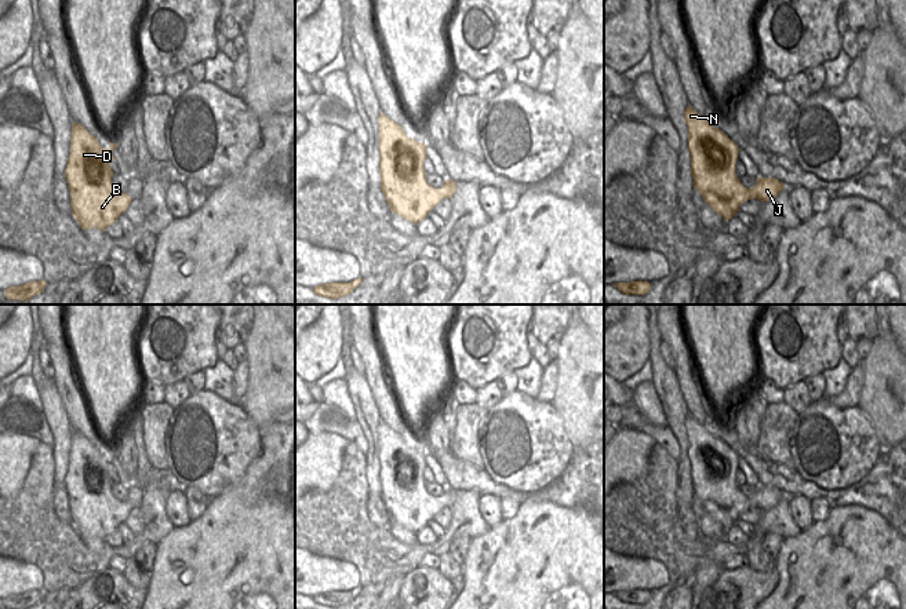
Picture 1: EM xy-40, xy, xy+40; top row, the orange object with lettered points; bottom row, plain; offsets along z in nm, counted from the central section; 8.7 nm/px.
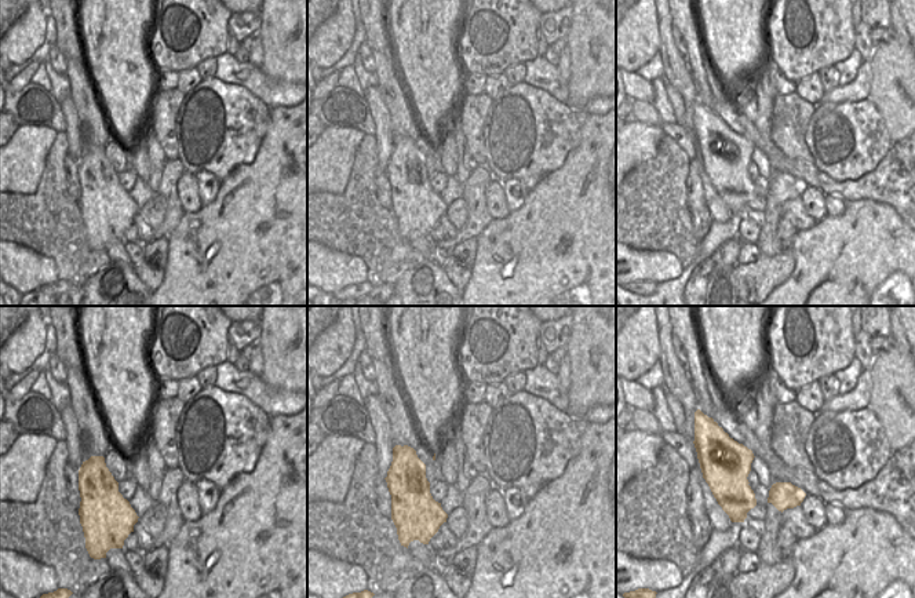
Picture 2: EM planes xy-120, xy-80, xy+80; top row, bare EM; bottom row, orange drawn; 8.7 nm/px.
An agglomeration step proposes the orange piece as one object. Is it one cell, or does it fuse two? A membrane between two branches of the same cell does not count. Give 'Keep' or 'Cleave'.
Keep.

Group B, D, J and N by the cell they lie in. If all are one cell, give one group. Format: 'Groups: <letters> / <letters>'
Groups: B D J N.

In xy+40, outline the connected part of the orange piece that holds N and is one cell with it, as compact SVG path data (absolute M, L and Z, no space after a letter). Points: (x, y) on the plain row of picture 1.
M691 415L685 417L684 426L688 434L694 496L724 529L731 528L745 510L750 507L769 510L785 497L775 486L757 486L753 496L745 496L735 482L735 473L739 468L738 453Z

